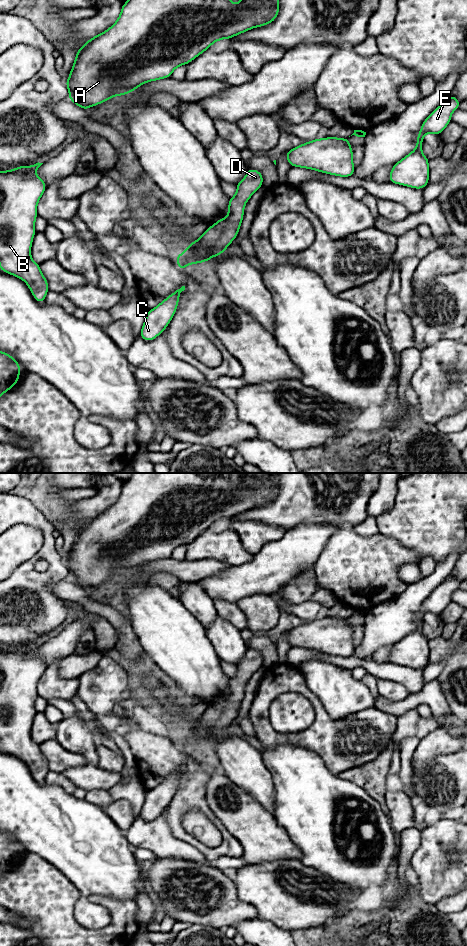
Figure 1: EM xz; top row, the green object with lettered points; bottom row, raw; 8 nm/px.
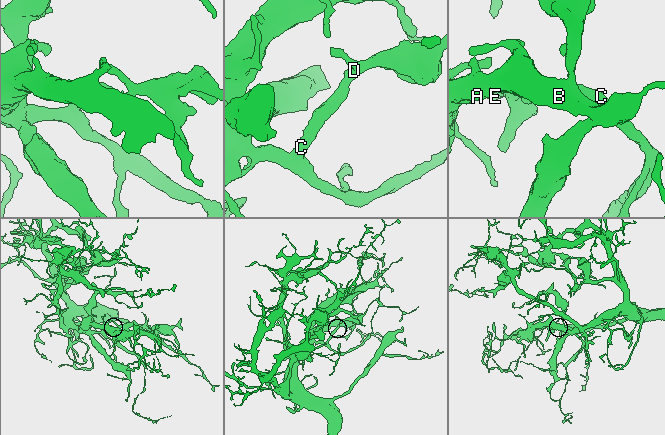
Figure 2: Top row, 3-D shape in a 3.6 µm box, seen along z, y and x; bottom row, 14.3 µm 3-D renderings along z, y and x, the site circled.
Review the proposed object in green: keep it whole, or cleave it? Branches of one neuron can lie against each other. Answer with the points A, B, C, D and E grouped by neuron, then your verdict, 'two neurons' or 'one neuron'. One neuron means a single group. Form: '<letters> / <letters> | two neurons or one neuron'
A B C D E | one neuron

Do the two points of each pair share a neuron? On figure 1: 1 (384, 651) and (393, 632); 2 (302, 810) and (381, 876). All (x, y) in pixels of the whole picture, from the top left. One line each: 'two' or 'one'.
1: two
2: one

